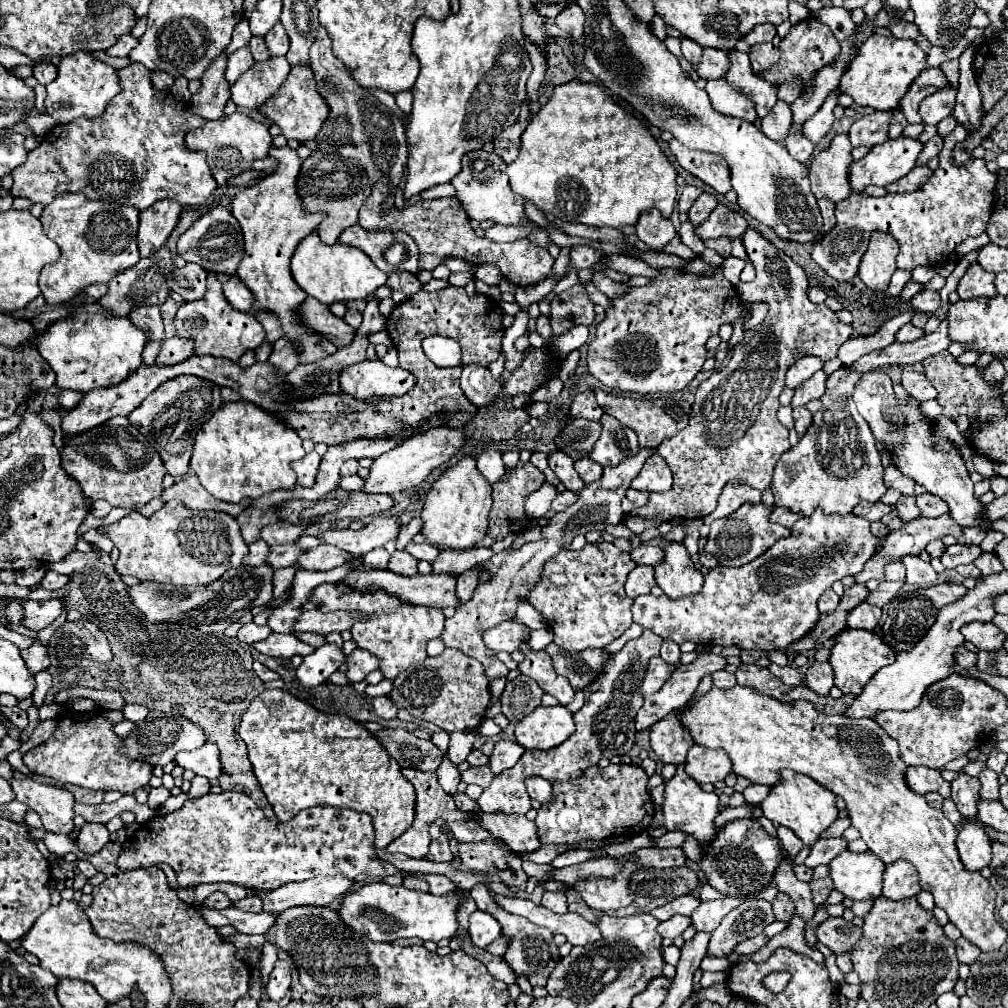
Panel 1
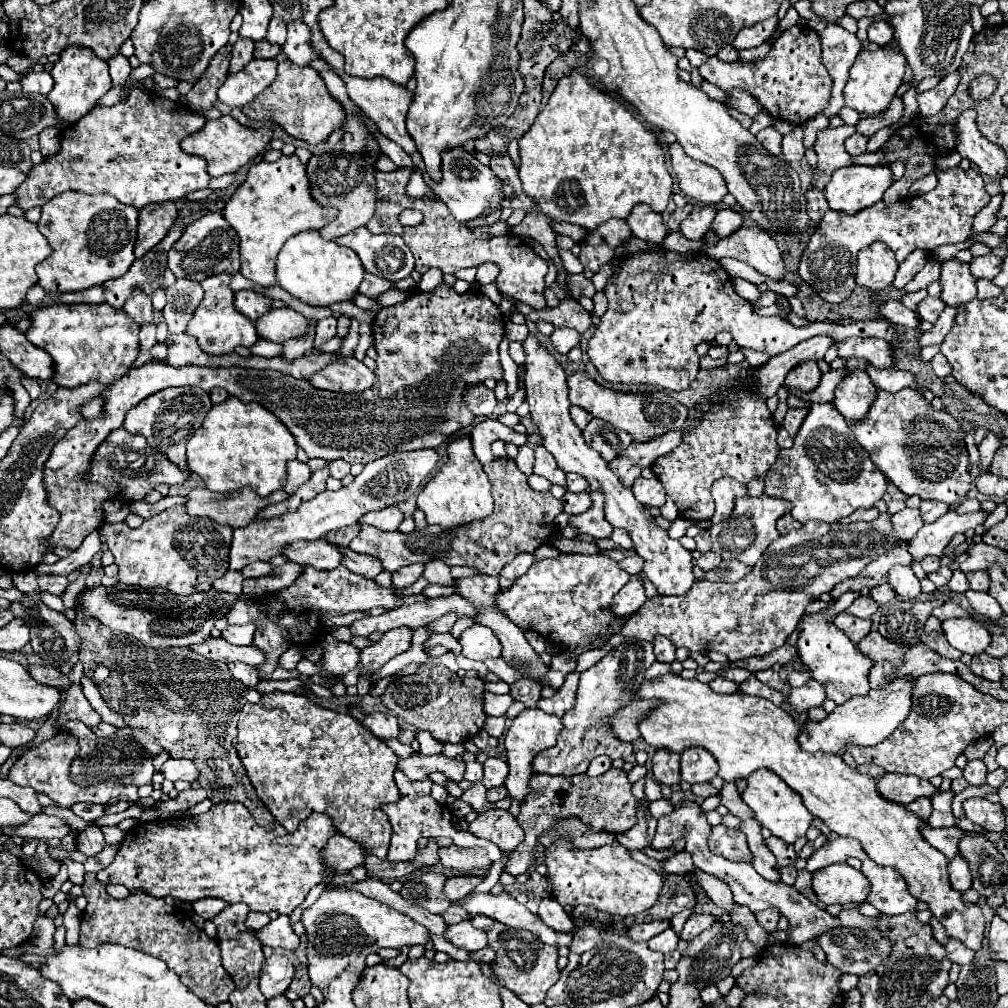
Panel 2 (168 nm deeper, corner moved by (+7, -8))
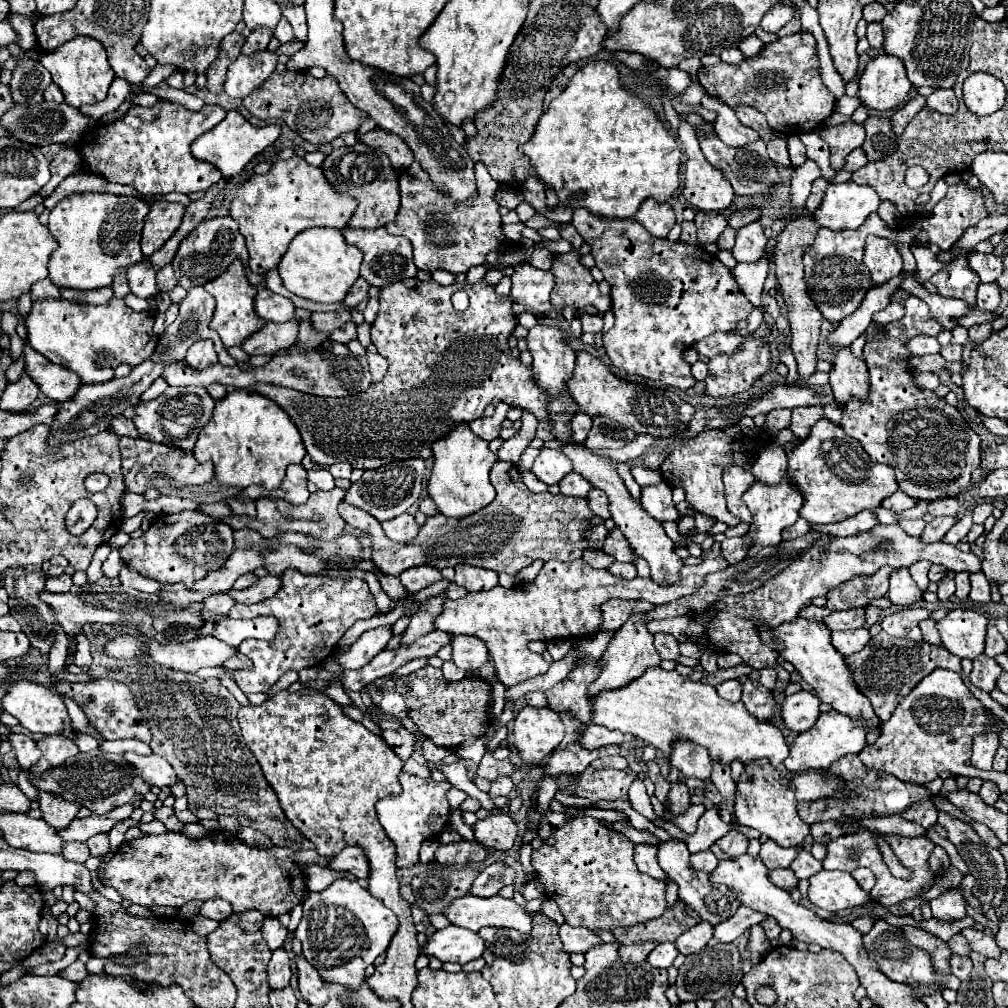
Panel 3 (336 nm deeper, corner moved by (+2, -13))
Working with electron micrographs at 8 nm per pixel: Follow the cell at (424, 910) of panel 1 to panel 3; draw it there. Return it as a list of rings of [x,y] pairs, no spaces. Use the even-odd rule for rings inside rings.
[[[335,880],[321,892],[307,892],[303,918],[293,936],[303,944],[303,956],[317,968],[325,982],[355,990],[365,980],[365,968],[387,950],[395,930],[395,914],[375,900],[369,890],[351,880]]]

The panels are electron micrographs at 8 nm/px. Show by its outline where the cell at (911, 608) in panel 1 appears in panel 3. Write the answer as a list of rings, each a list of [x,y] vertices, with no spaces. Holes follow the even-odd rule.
[[[903,608],[899,612],[887,614],[881,620],[881,626],[891,636],[903,636],[903,638],[911,638],[911,640],[921,640],[919,622],[929,618],[929,614],[931,612],[925,610],[925,608]]]

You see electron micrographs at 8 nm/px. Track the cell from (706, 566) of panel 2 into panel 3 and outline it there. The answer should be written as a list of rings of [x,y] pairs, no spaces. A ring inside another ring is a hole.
[[[725,538],[721,542],[721,552],[723,552],[723,558],[729,562],[729,564],[737,564],[741,562],[743,558],[747,558],[747,548],[751,548],[751,540],[747,538]]]

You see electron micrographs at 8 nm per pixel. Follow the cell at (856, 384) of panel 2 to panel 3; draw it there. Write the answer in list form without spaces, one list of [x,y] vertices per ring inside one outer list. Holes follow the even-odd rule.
[[[841,348],[831,360],[829,384],[835,392],[835,400],[841,406],[851,398],[867,400],[869,392],[867,364],[861,358],[857,358],[849,348]]]

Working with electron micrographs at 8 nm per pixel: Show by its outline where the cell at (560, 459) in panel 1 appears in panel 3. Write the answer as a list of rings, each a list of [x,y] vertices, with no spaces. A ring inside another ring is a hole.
[[[543,448],[541,454],[535,458],[531,470],[545,484],[559,484],[559,480],[567,476],[573,468],[571,468],[571,460],[567,460],[563,452]]]

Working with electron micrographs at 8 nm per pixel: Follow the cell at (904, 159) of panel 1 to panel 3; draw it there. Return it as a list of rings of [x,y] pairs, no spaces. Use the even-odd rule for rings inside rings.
[[[853,182],[829,184],[825,198],[815,210],[813,218],[819,226],[831,228],[835,232],[859,228],[871,212],[877,212],[879,202],[881,200],[871,186],[859,186]]]

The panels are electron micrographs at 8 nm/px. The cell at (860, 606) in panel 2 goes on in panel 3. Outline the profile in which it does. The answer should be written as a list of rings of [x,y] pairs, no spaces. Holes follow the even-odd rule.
[[[851,608],[851,610],[841,610],[841,612],[831,612],[829,616],[823,618],[823,624],[831,632],[833,630],[863,628],[863,624],[865,624],[865,610],[863,608]]]

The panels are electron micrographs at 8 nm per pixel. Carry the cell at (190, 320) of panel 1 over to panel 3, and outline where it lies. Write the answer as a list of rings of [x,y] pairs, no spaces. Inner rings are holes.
[[[233,260],[231,268],[227,268],[227,272],[223,272],[223,276],[217,276],[215,280],[205,284],[205,290],[217,300],[217,308],[215,308],[215,316],[211,320],[211,328],[217,330],[217,334],[221,336],[225,348],[231,346],[241,346],[241,342],[255,334],[259,328],[265,326],[265,320],[261,316],[257,316],[253,300],[257,294],[257,288],[247,280],[245,274],[245,266],[241,260]]]

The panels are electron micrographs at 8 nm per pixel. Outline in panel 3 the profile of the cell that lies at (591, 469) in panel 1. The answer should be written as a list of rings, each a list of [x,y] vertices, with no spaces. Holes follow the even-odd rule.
[[[569,472],[559,482],[559,488],[561,488],[561,494],[563,496],[579,496],[579,498],[585,498],[587,492],[591,490],[591,484],[583,476],[579,476],[577,472]]]

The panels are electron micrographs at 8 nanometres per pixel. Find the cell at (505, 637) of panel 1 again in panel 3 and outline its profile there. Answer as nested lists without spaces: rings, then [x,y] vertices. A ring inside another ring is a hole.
[[[453,636],[451,638],[451,646],[453,646],[453,664],[461,670],[477,670],[483,664],[489,662],[489,650],[485,648],[485,644],[479,638],[473,636]]]

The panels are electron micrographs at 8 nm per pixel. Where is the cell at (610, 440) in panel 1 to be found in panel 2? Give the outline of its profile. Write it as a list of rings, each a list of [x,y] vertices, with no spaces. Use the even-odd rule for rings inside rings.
[[[592,419],[582,431],[582,435],[586,439],[586,445],[596,449],[606,461],[612,461],[618,455],[618,451],[624,451],[632,443],[626,431],[618,431],[602,419]]]

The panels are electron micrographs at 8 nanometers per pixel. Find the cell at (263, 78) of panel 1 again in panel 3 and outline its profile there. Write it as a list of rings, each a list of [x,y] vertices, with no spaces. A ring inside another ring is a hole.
[[[261,50],[251,56],[241,54],[235,60],[235,64],[231,64],[227,70],[225,94],[231,98],[249,96],[269,78],[271,72],[275,72],[275,66],[277,66],[277,56],[269,50]]]

